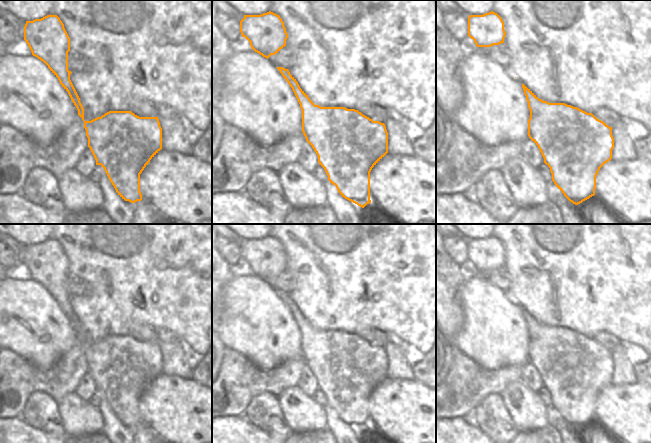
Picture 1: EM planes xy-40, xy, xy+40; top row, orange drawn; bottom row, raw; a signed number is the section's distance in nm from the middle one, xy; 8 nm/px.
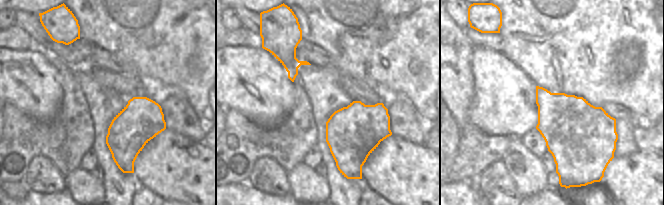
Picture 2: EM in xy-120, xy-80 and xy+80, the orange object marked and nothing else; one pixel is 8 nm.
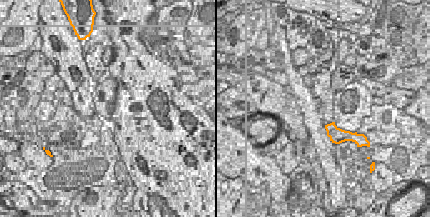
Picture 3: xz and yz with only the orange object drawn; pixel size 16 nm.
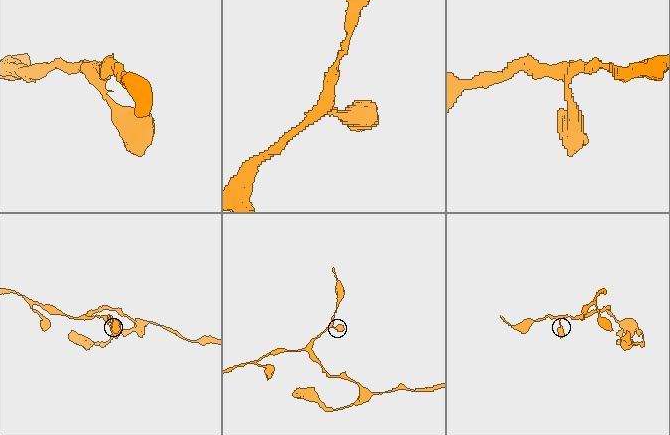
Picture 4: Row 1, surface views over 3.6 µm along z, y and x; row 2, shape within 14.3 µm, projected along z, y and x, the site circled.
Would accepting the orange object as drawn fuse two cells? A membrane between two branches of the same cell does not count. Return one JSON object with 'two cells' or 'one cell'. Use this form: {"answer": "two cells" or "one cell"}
{"answer": "one cell"}

